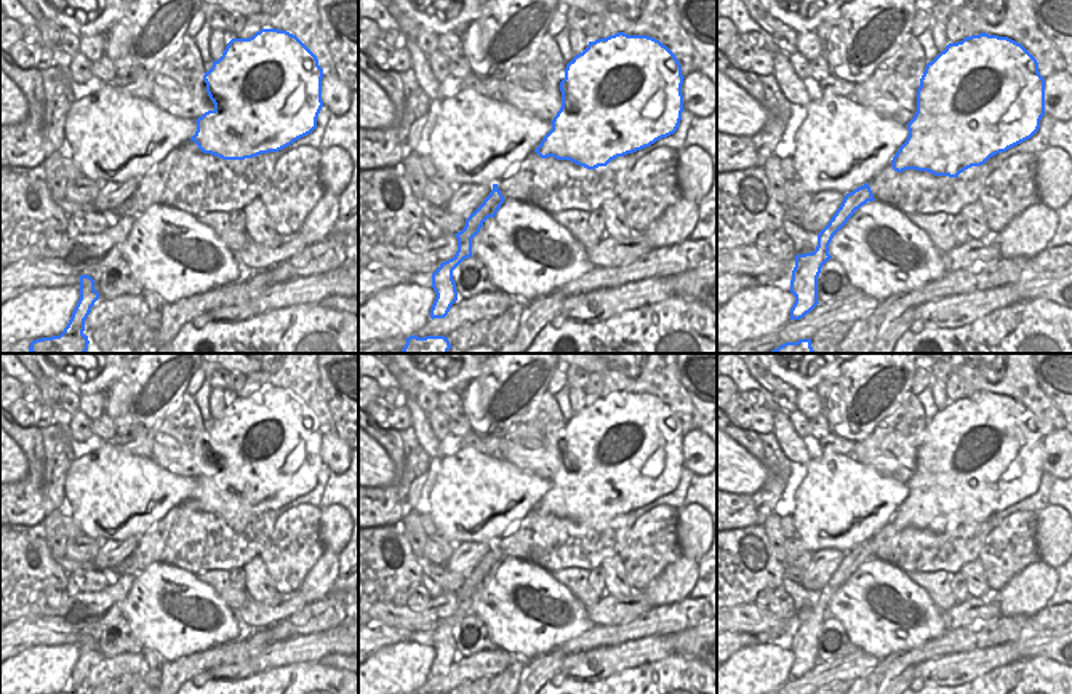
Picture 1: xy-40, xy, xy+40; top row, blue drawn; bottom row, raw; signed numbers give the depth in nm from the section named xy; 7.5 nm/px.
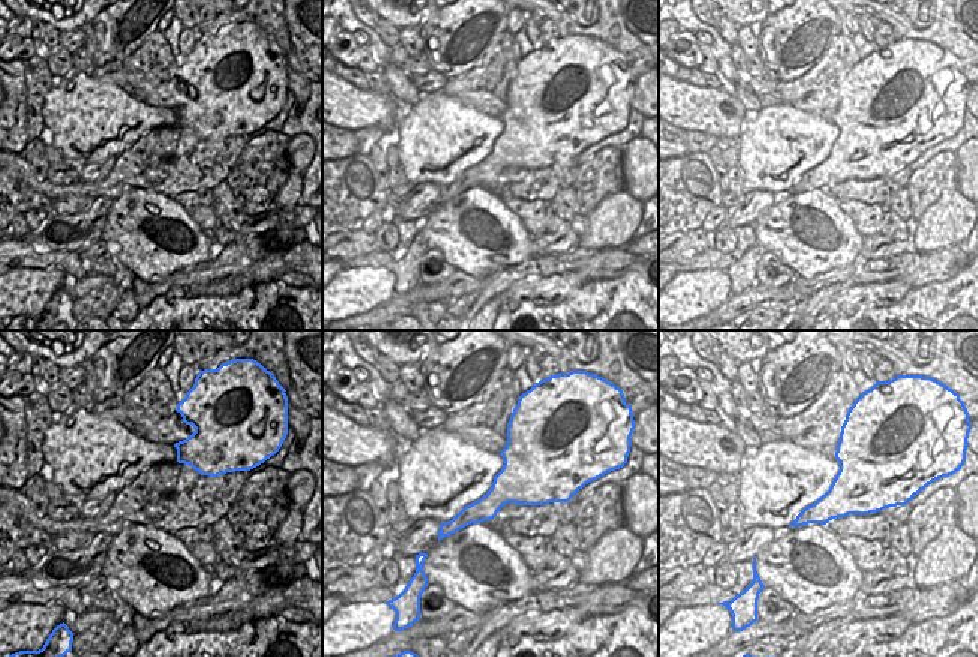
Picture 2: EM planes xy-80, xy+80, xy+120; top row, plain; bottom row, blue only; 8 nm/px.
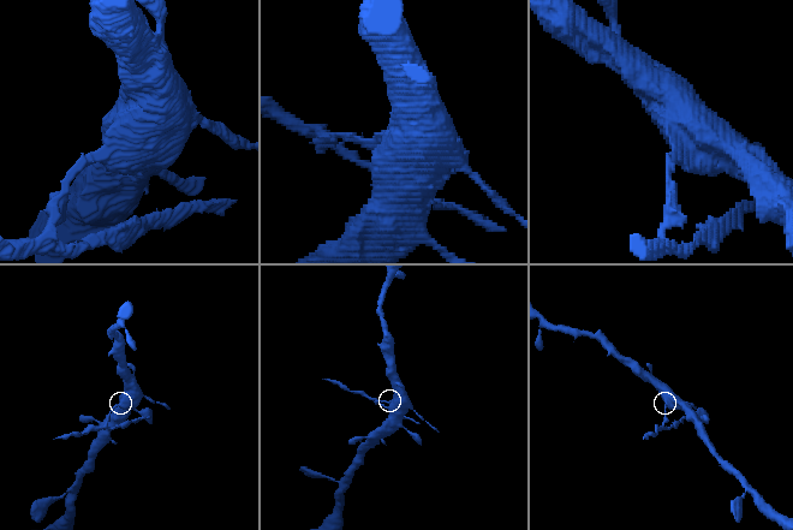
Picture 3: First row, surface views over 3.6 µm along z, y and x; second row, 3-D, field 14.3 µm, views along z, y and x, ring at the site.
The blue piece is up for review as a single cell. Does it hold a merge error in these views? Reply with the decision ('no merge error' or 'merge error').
merge error

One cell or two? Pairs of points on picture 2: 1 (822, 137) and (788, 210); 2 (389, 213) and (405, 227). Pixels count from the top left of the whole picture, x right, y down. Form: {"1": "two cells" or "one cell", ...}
{"1": "two cells", "2": "two cells"}

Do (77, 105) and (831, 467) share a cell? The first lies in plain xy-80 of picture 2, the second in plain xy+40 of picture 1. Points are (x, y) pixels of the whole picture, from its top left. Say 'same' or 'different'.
same

